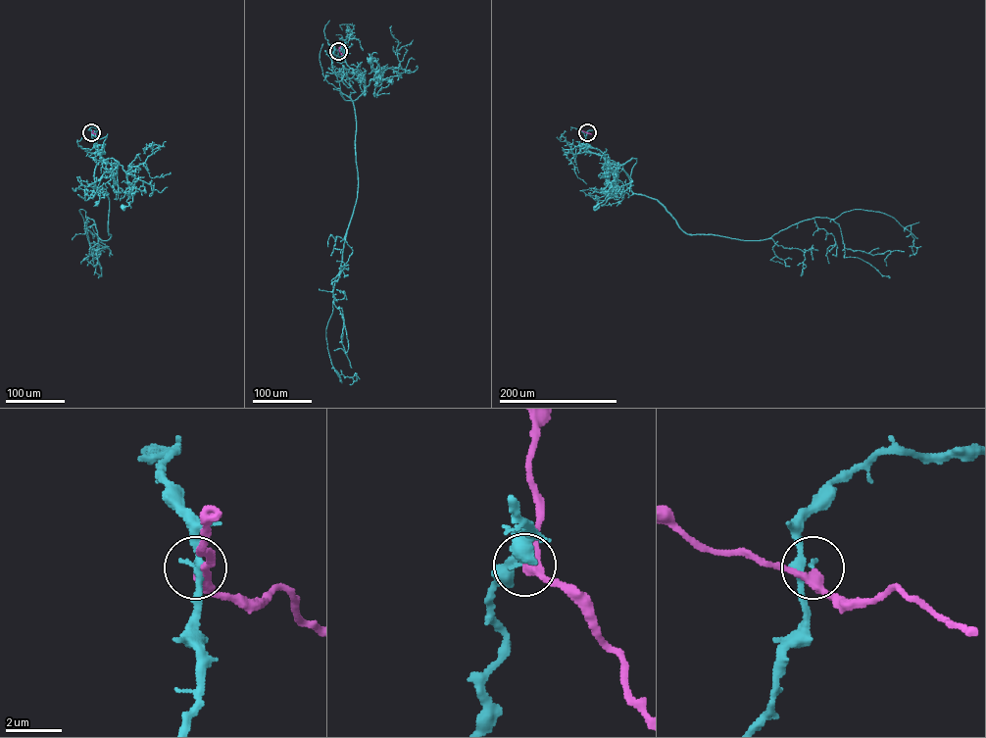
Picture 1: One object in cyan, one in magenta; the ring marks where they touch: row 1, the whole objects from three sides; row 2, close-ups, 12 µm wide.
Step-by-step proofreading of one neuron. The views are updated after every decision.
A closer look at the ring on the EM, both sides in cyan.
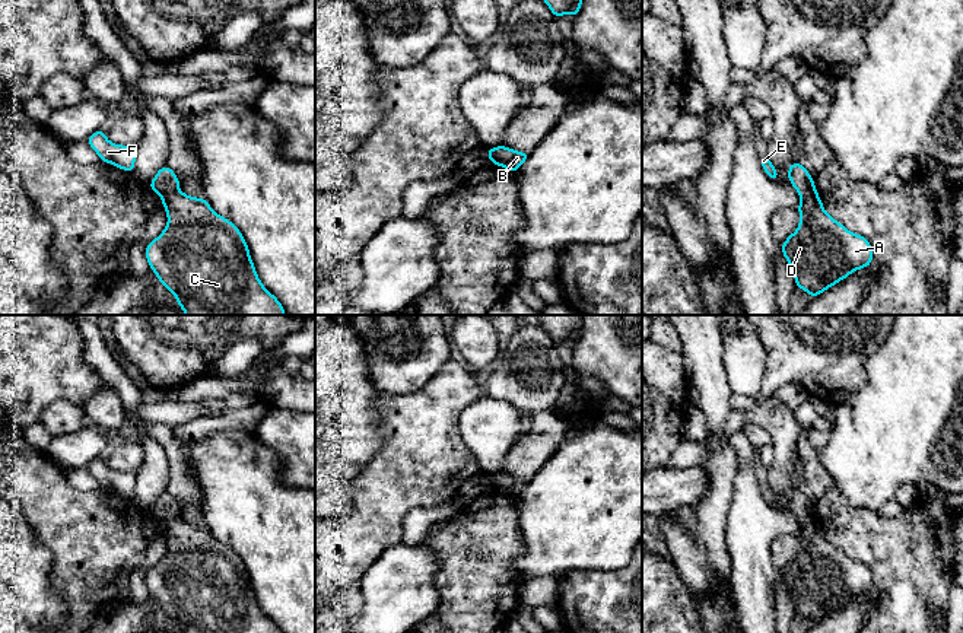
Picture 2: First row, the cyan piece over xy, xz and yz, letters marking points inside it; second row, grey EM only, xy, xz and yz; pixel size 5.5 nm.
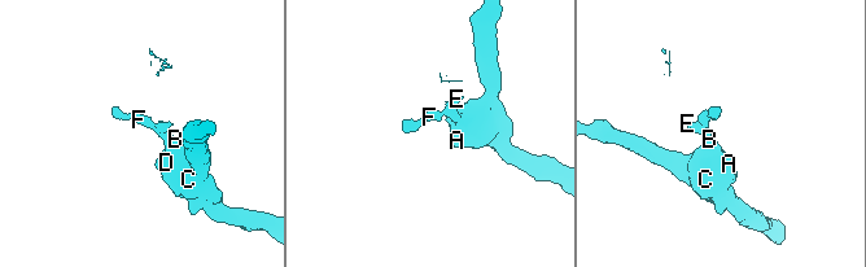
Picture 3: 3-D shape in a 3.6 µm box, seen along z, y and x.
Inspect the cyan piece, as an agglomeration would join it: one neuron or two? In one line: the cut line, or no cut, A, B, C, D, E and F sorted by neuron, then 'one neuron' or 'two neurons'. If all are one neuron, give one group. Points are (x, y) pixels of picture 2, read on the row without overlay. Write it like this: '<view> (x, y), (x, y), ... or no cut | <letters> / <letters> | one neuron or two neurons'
xy (178, 515), (161, 525) | A B C D / E F | two neurons

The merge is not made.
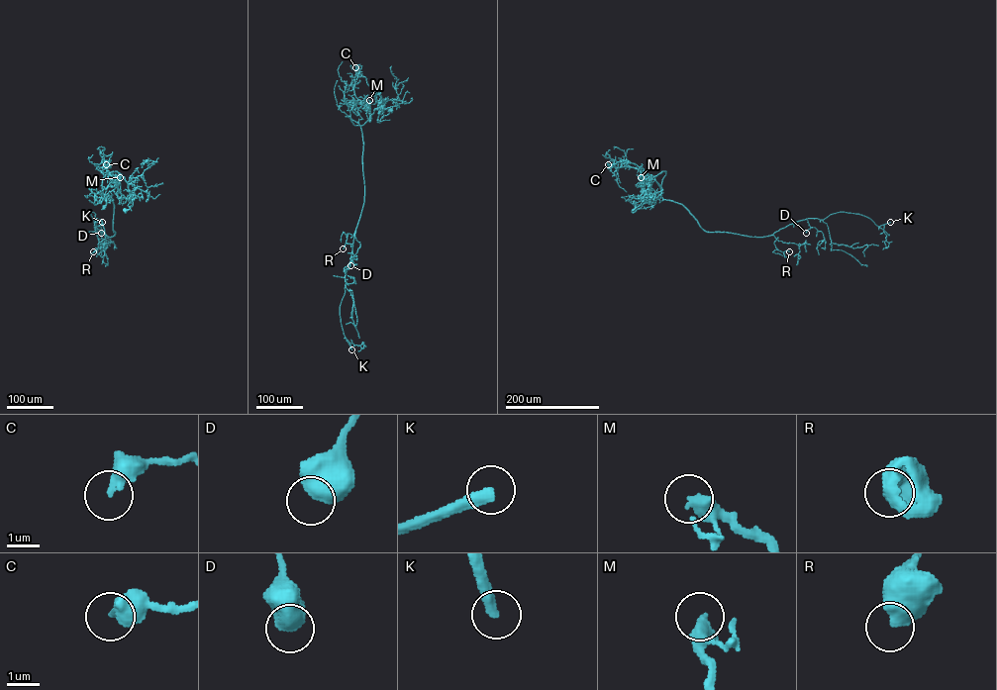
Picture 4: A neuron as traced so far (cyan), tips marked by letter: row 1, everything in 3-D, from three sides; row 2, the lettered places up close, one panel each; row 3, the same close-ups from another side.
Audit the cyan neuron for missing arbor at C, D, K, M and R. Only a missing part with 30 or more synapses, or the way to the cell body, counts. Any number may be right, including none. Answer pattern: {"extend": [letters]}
{"extend": ["K"]}

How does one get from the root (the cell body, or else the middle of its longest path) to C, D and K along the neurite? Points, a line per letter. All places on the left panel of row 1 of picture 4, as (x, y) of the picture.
C: (125, 210), (133, 205), (127, 183), (124, 177), (104, 167), (109, 167), (106, 164)
D: (125, 210), (133, 205), (127, 183), (107, 173), (102, 193), (114, 205), (115, 234), (97, 219), (101, 233)
K: (125, 210), (133, 205), (127, 183), (107, 173), (114, 236), (90, 213), (96, 226), (102, 222)

